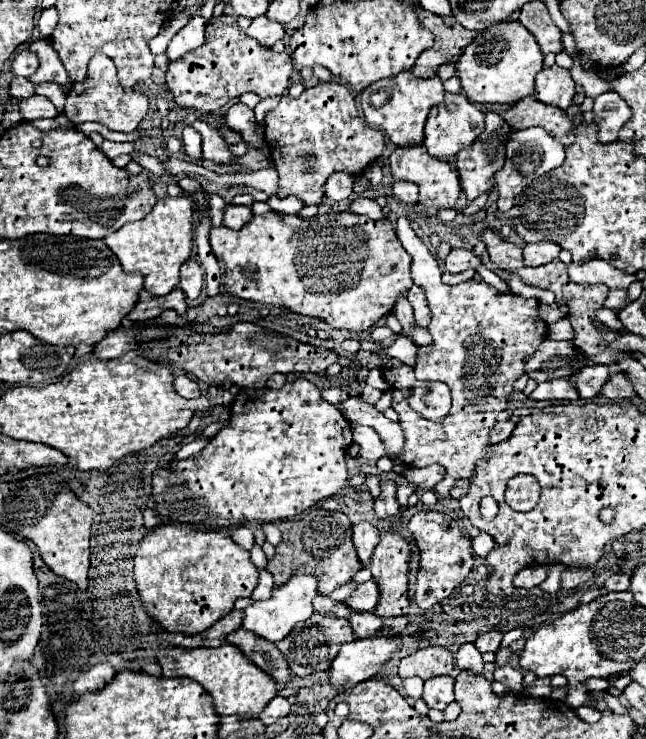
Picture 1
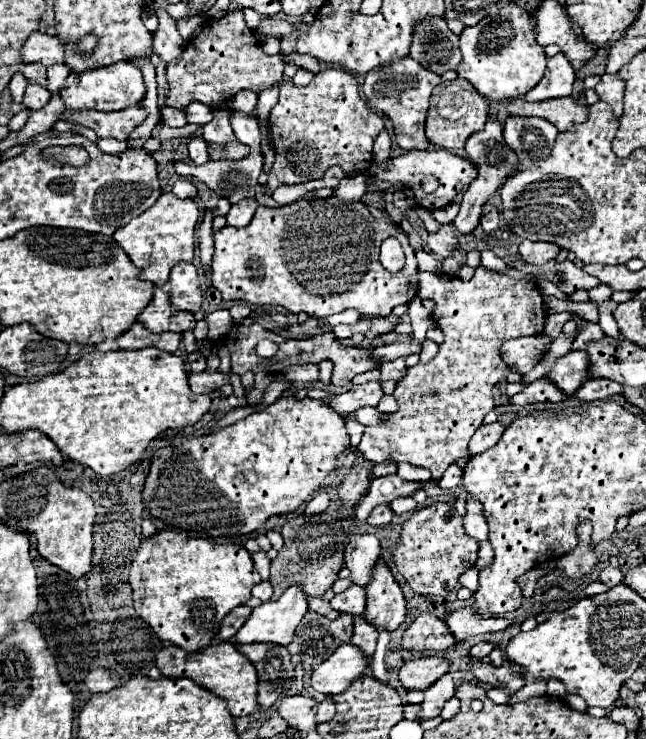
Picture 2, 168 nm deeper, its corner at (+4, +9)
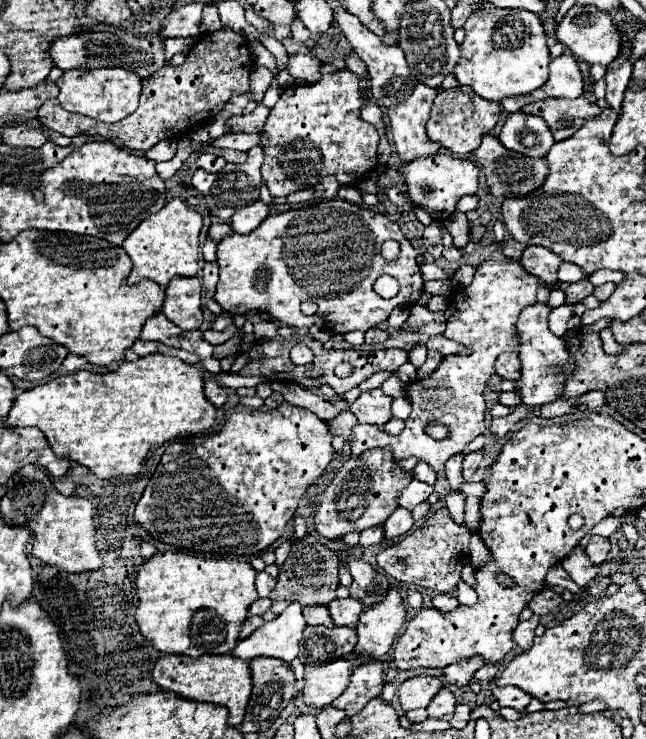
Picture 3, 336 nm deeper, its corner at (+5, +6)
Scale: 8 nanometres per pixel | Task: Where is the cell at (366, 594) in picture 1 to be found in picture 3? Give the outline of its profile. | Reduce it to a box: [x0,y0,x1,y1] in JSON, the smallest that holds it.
[328,596,364,628]

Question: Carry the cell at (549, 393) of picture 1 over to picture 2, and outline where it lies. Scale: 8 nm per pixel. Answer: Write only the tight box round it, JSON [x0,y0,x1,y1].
[511,379,565,413]

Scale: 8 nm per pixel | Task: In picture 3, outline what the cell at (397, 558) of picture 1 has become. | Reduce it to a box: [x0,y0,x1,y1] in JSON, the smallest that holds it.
[354,588,406,658]

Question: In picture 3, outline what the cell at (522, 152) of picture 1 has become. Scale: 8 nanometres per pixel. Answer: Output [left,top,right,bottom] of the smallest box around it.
[498,112,554,158]

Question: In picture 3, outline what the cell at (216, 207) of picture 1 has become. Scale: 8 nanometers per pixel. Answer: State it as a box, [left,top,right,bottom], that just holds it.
[208,222,232,242]

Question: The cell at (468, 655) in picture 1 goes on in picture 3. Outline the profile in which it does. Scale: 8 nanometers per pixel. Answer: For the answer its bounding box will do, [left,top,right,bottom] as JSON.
[488,680,532,712]

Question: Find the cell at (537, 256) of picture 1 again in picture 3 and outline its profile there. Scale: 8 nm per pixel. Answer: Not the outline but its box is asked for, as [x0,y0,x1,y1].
[520,246,562,286]

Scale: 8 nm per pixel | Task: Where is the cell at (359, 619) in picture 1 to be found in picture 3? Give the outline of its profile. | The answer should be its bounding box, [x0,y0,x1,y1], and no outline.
[332,658,382,714]

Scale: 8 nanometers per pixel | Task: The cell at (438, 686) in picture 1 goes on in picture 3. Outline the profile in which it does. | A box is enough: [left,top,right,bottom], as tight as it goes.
[428,686,456,720]

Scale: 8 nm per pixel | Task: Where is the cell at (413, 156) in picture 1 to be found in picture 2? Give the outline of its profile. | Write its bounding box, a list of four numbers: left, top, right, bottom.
[375,147,477,211]

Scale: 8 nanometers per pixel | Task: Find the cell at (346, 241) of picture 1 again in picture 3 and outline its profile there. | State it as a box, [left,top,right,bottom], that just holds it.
[216,198,422,332]

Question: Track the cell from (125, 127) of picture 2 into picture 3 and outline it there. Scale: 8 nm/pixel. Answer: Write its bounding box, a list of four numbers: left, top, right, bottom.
[38,26,252,150]

